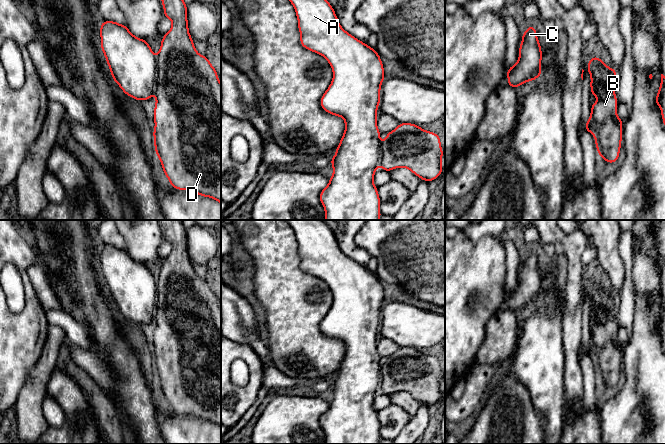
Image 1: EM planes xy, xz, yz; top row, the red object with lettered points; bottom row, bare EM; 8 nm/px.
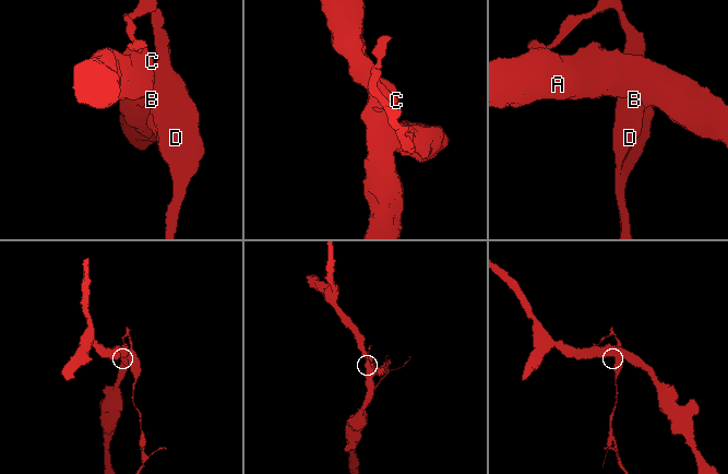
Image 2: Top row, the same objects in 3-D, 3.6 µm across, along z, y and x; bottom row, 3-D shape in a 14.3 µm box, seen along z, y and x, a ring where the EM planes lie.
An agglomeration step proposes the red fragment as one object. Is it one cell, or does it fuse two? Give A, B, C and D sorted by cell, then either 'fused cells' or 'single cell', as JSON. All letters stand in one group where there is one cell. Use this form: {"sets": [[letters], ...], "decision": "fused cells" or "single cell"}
{"sets": [["A", "C"], ["B", "D"]], "decision": "fused cells"}

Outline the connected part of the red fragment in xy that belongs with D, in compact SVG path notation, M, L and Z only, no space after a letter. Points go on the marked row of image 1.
M161 0L164 17L172 22L168 33L162 37L157 56L157 77L153 130L156 155L170 185L178 190L188 190L210 197L221 204L221 83L216 69L207 56L200 55L190 36L187 20L187 5L183 0Z

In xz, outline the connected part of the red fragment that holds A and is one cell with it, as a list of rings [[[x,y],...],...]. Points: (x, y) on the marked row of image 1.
[[[327,0],[289,1],[297,15],[301,46],[322,55],[333,70],[332,82],[321,97],[320,105],[327,113],[340,116],[345,121],[345,131],[336,148],[336,154],[330,160],[333,175],[319,195],[325,209],[325,220],[379,220],[382,215],[379,210],[381,200],[373,178],[381,158],[381,132],[377,127],[377,109],[380,104],[381,84],[385,79],[382,60],[375,49],[356,39],[340,26],[335,11]]]

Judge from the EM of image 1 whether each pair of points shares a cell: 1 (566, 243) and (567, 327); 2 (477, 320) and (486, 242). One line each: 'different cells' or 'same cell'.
1: same cell
2: same cell

